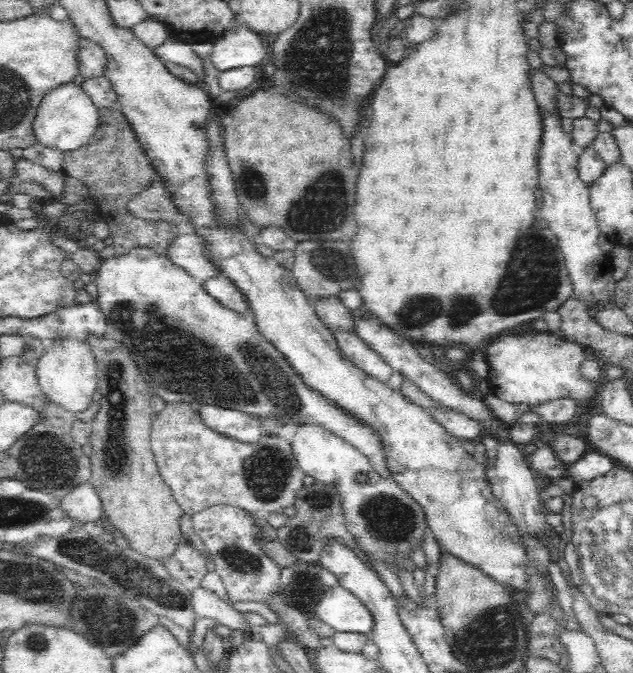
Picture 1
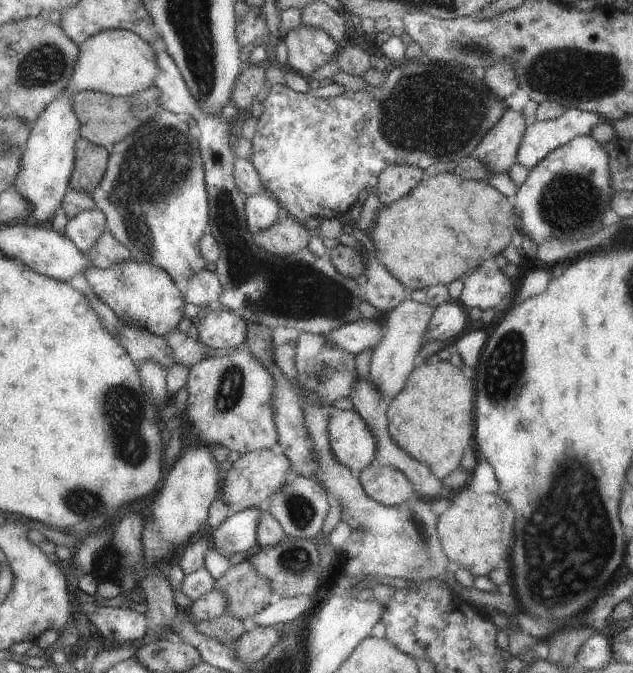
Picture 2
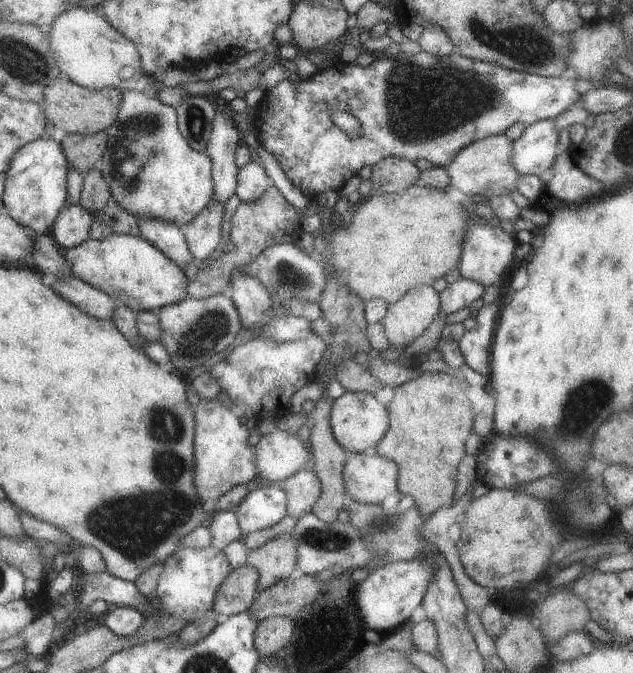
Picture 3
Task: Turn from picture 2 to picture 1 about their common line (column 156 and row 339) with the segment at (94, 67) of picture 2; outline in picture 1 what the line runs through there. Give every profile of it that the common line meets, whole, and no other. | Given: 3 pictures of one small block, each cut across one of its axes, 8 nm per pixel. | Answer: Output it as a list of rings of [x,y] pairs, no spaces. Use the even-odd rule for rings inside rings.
[[[66,338],[46,343],[46,350],[38,360],[37,381],[41,391],[50,403],[72,413],[85,412],[97,391],[97,364],[88,342]]]

